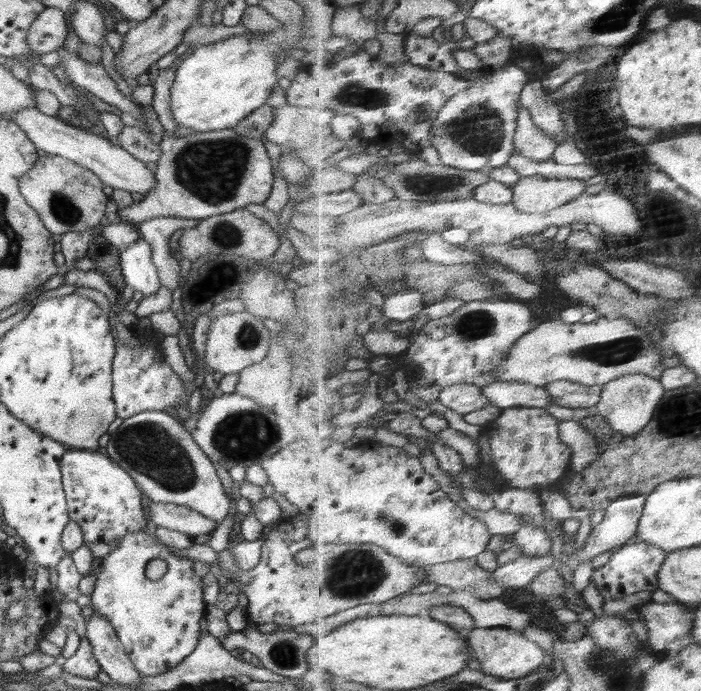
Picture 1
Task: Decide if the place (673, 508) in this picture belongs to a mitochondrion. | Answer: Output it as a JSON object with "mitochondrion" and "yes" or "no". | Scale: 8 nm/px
{"mitochondrion":"no"}

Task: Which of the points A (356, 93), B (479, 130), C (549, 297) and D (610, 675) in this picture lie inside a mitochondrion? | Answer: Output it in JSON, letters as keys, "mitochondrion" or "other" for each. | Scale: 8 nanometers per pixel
{"A":"mitochondrion","B":"mitochondrion","C":"other","D":"mitochondrion"}

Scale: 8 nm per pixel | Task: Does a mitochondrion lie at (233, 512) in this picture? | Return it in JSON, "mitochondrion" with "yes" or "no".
{"mitochondrion":"no"}

